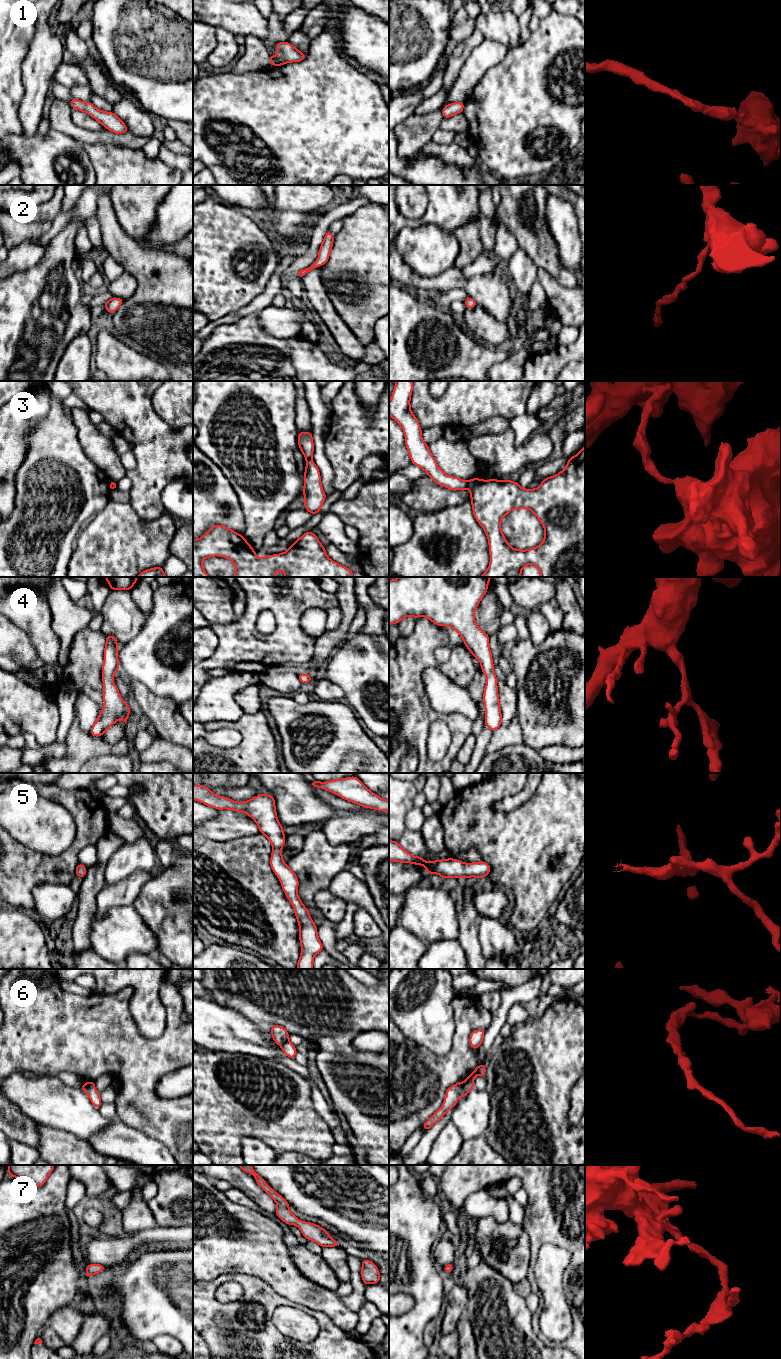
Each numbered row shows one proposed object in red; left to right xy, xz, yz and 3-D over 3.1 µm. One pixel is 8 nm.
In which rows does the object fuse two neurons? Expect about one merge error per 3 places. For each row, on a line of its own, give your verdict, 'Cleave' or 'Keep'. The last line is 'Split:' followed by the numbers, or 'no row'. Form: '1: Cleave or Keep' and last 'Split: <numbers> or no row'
1: Keep
2: Keep
3: Cleave
4: Keep
5: Keep
6: Cleave
7: Keep
Split: 3, 6

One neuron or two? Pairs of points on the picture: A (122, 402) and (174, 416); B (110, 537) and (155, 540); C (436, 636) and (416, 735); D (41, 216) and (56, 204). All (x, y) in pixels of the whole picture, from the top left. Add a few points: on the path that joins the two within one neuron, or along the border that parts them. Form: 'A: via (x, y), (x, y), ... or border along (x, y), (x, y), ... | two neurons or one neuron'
A: border along (154, 391), (152, 396), (153, 409), (172, 427) | two neurons
B: via (121, 540), (144, 540) | one neuron
C: via (413, 661), (413, 710) | one neuron
D: via (45, 212), (52, 207) | one neuron

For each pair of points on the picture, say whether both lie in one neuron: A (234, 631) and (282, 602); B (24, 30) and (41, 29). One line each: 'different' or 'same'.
A: same
B: different

